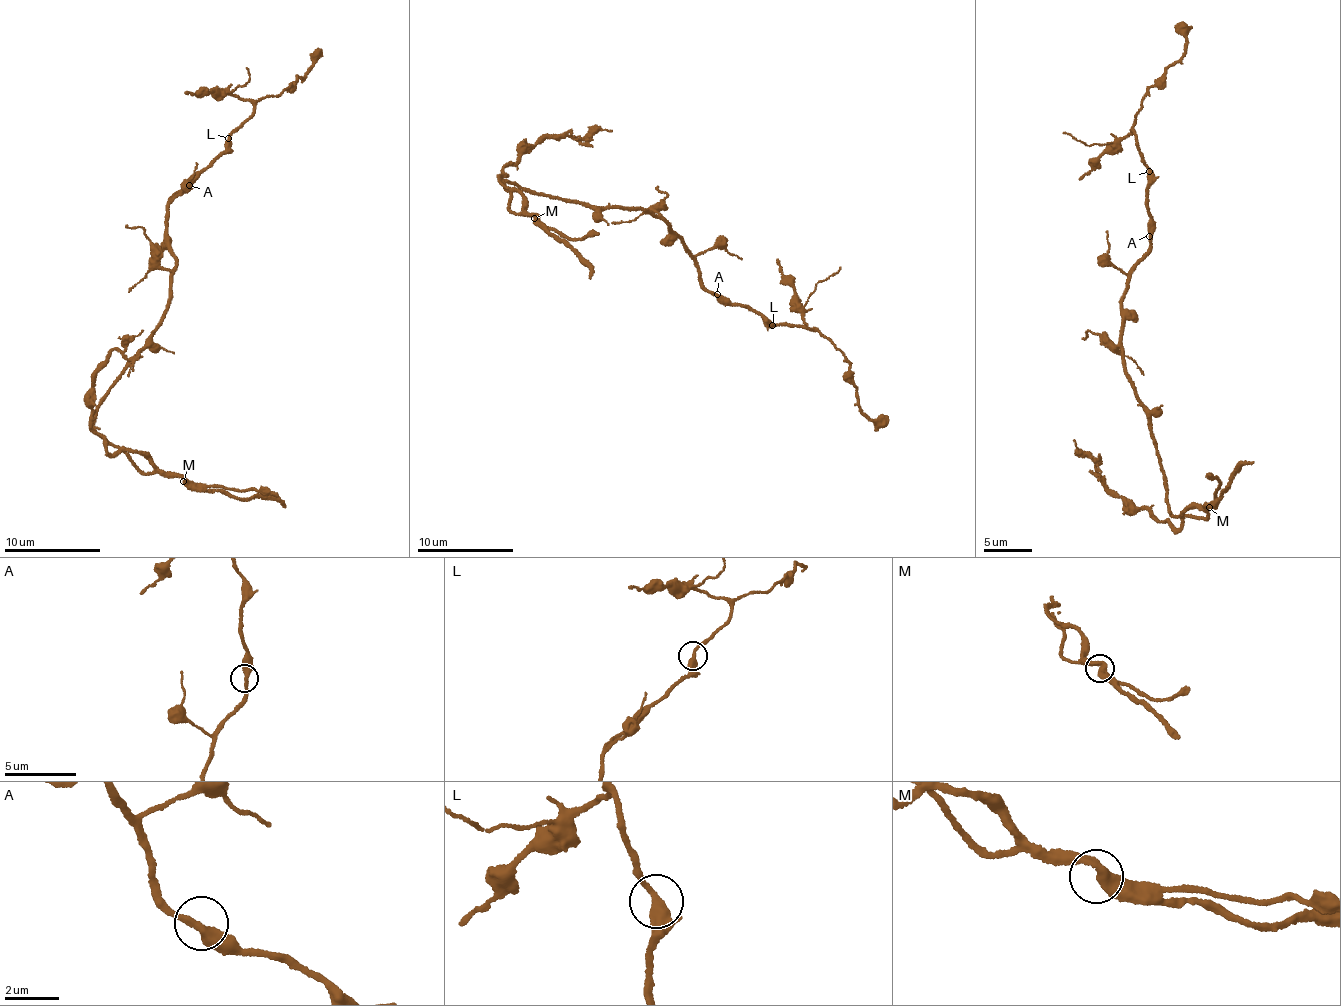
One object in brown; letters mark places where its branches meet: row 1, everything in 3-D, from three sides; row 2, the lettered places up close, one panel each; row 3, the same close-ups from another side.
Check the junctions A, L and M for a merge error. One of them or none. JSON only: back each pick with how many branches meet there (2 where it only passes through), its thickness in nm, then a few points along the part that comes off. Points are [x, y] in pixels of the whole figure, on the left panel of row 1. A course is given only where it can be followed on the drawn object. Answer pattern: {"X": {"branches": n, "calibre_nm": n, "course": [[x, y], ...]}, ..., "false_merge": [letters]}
{"M": {"branches": 2, "calibre_nm": 340, "course": [[182, 481], [166, 474], [141, 453], [109, 454], [89, 422], [97, 371], [114, 348], [131, 359], [129, 375]]}, "false_merge": ["M"]}

